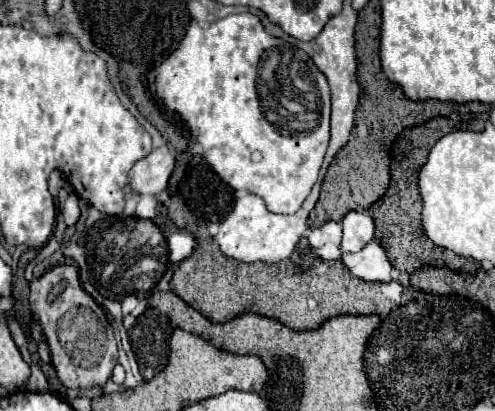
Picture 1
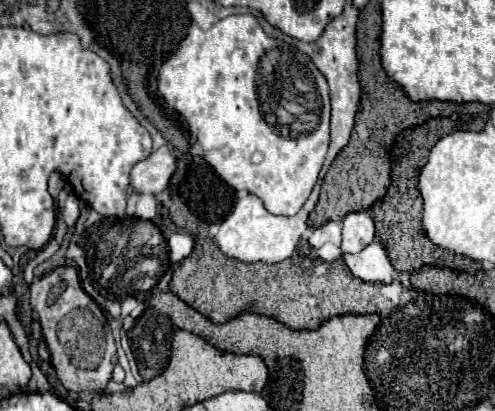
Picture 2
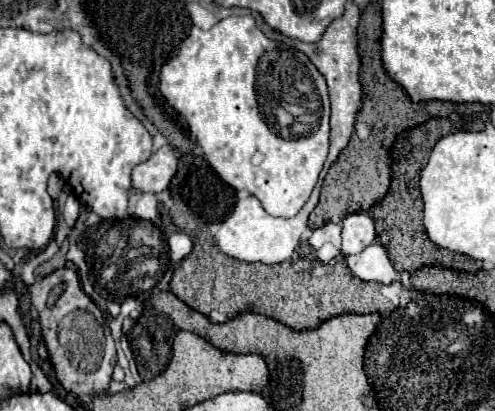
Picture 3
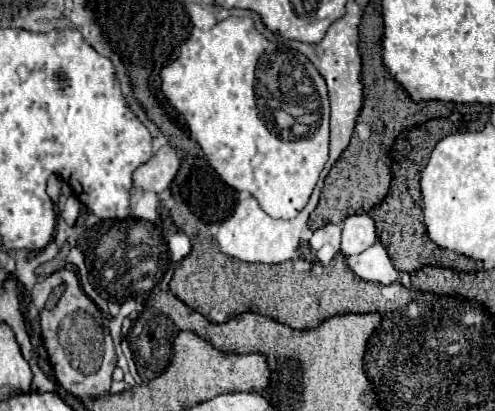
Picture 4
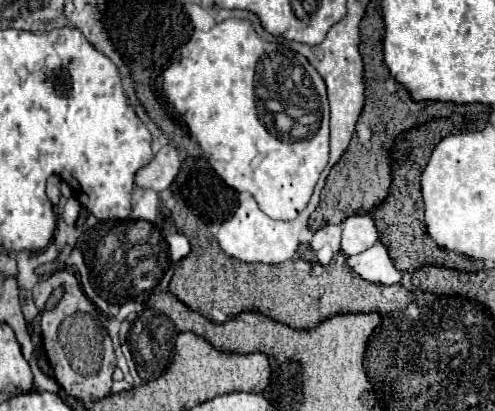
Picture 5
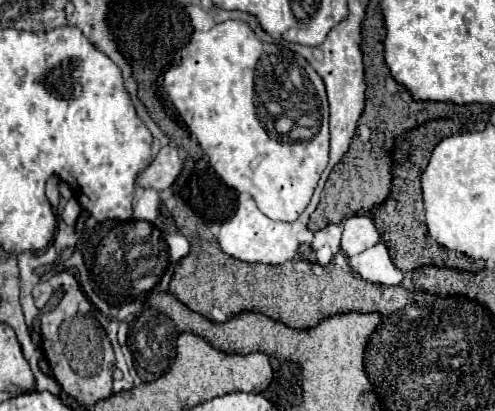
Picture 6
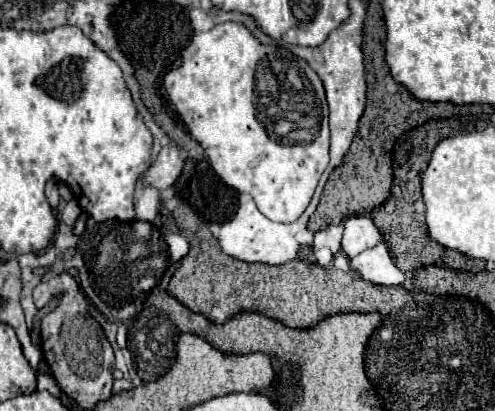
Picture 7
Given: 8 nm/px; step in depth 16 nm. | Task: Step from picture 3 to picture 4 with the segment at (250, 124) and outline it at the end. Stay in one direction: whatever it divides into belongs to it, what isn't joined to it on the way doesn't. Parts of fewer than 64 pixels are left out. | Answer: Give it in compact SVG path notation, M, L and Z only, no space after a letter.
M230 16L230 18L222 20L222 22L218 22L216 26L212 26L210 30L206 30L206 32L200 30L200 28L192 28L188 40L184 40L182 46L180 46L178 58L172 60L172 62L168 62L162 68L160 78L162 78L160 90L166 96L168 104L178 114L184 116L184 120L188 122L190 134L200 144L206 160L210 162L210 166L218 172L218 176L228 186L232 186L234 190L246 190L246 192L250 192L260 202L262 210L266 214L270 214L272 218L284 218L284 220L294 218L306 206L306 202L308 202L308 198L310 198L310 194L312 194L312 190L314 190L314 186L318 182L318 176L320 176L320 172L322 172L322 168L324 168L324 164L328 160L328 118L330 118L330 104L328 104L328 90L326 90L324 78L320 76L320 72L312 66L312 62L304 54L288 48L282 42L270 42L270 40L266 40L256 30L252 18L248 18L248 16L244 16L244 18Z

